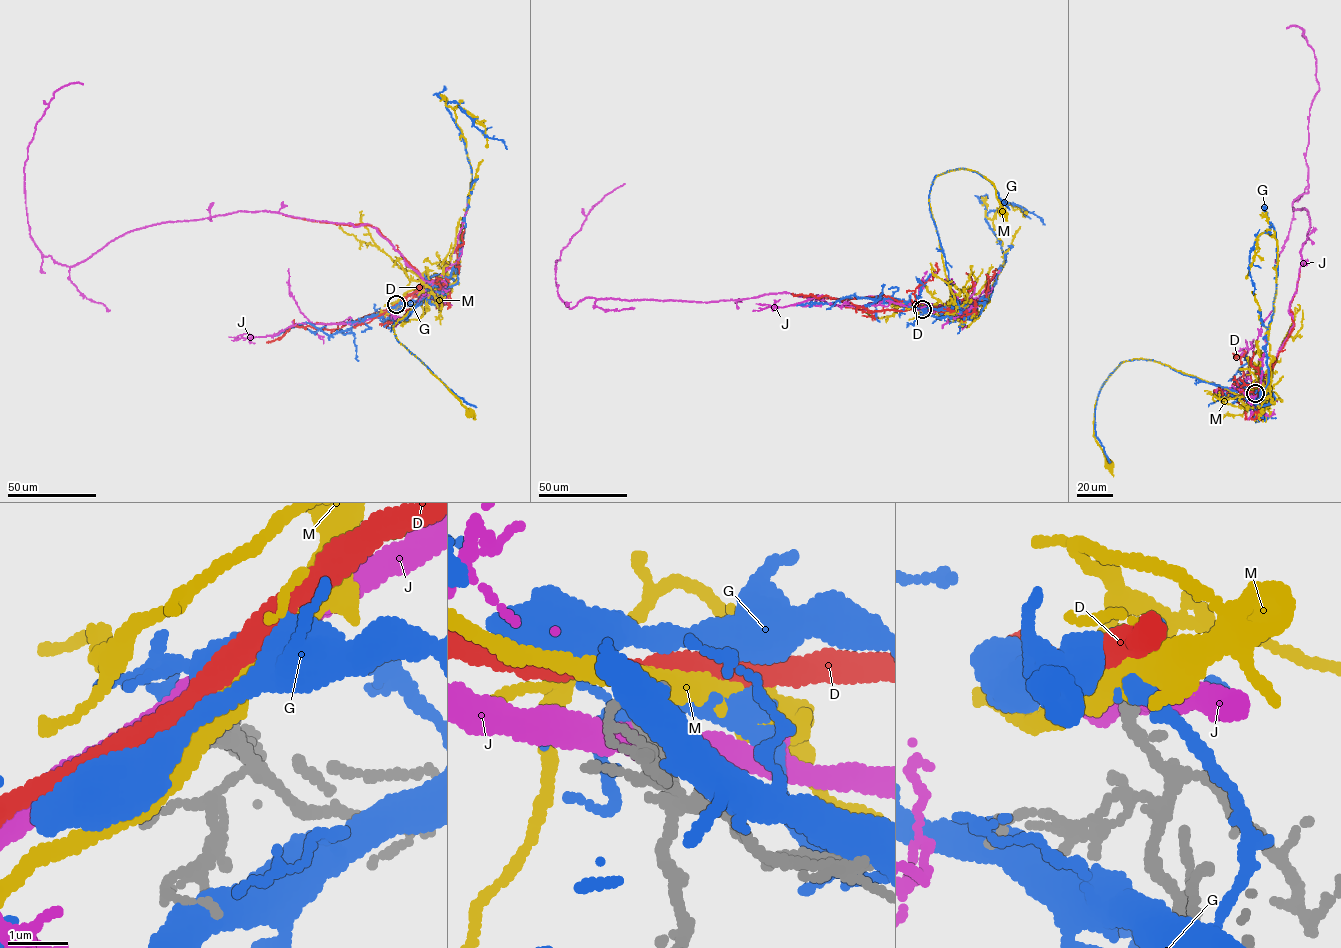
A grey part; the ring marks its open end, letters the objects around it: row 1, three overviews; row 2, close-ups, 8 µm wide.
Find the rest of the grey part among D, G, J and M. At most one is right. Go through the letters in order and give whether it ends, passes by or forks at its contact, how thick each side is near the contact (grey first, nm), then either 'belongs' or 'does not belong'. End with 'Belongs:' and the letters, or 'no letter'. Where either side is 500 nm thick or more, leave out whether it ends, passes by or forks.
D: it passes by; 220 nm thick on the grey side, 360 nm on the other; does not belong
G: it forks there; 220 nm thick on the grey side, 320 nm on the other; does not belong
J: it passes by; 260 nm thick on the grey side, 440 nm on the other; does not belong
M: it passes by; 220 nm thick on the grey side, 420 nm on the other; belongs
Belongs: M

